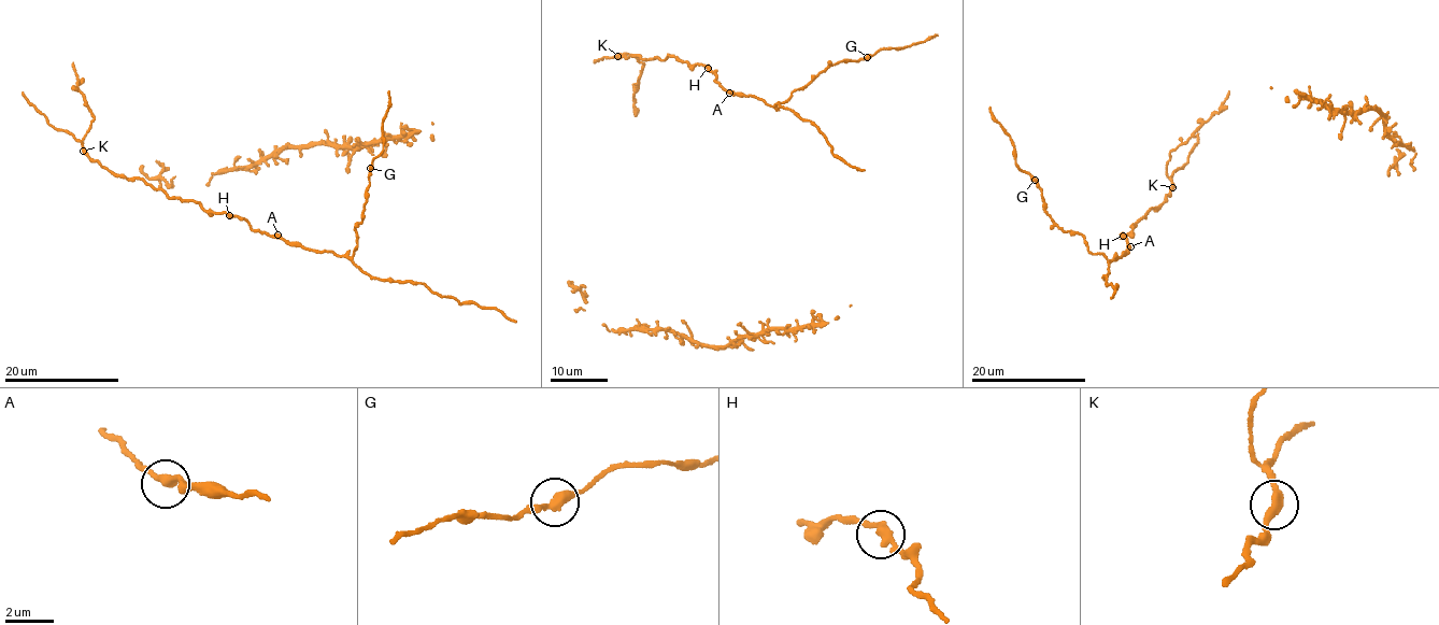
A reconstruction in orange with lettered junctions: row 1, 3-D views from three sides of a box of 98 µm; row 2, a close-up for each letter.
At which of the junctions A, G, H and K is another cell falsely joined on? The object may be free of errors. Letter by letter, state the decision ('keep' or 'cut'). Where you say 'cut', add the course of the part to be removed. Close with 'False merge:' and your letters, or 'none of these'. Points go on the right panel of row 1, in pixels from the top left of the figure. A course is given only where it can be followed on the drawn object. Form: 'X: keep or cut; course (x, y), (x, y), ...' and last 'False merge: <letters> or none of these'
A: keep
G: keep
H: keep
K: keep
False merge: none of these

